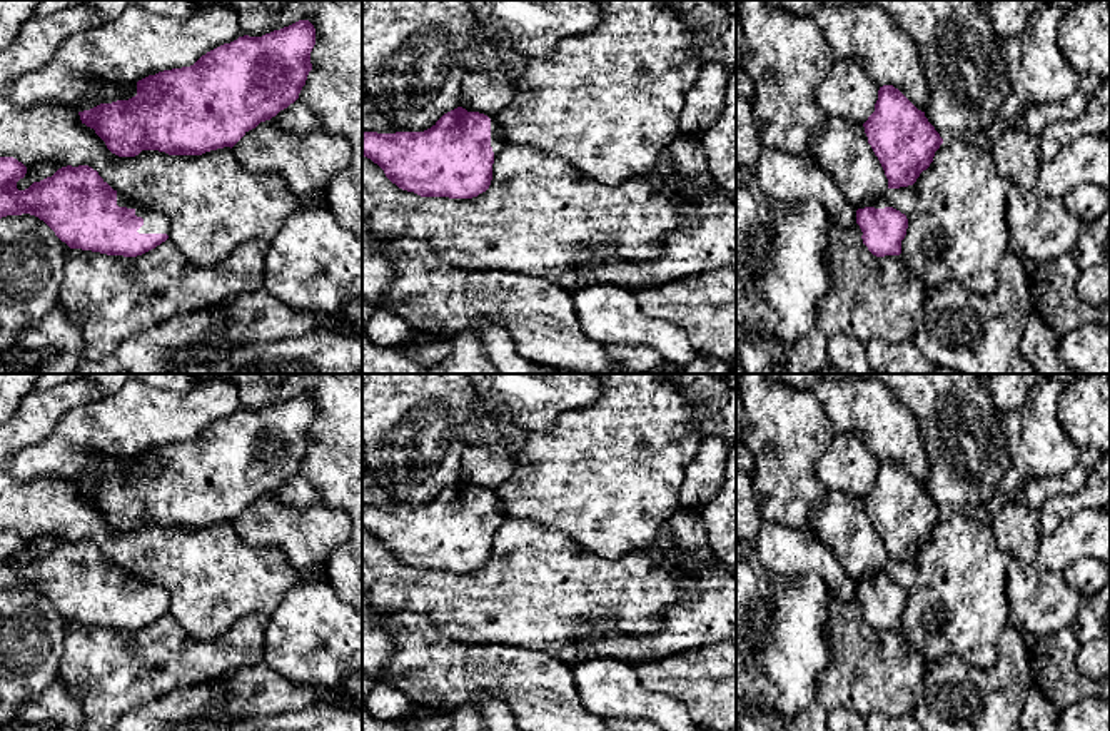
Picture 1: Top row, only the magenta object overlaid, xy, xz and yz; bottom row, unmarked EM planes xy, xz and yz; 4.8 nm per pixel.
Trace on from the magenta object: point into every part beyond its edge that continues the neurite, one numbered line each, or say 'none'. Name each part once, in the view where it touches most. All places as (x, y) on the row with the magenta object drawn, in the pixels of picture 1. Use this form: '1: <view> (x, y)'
1: xy (154, 221)

